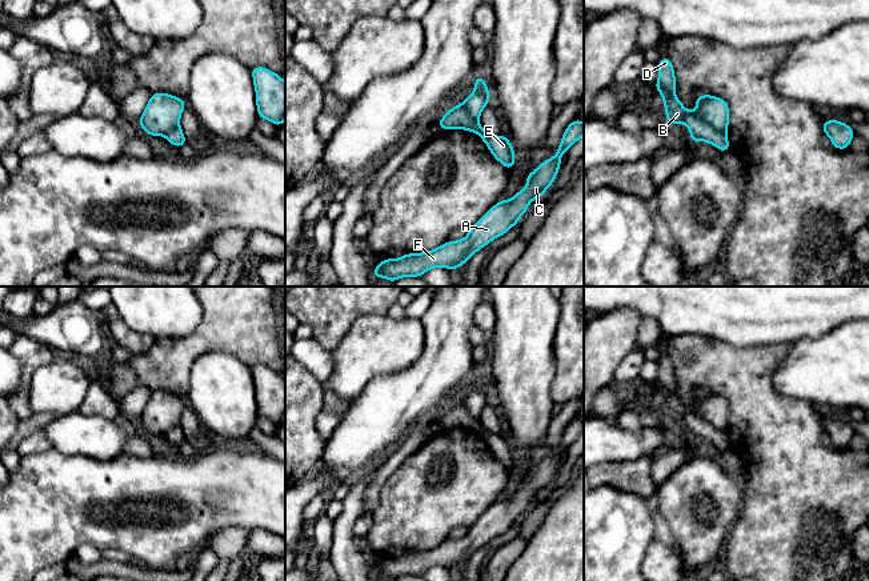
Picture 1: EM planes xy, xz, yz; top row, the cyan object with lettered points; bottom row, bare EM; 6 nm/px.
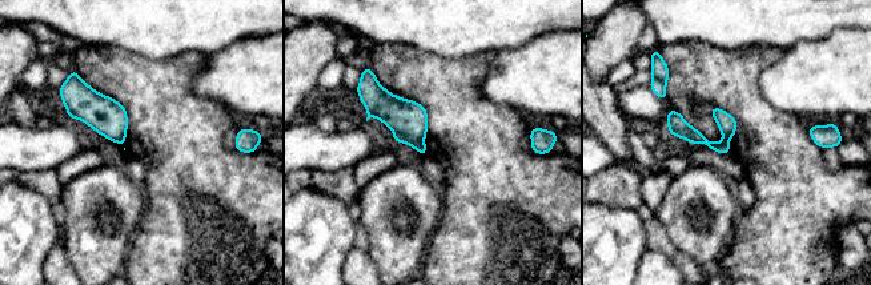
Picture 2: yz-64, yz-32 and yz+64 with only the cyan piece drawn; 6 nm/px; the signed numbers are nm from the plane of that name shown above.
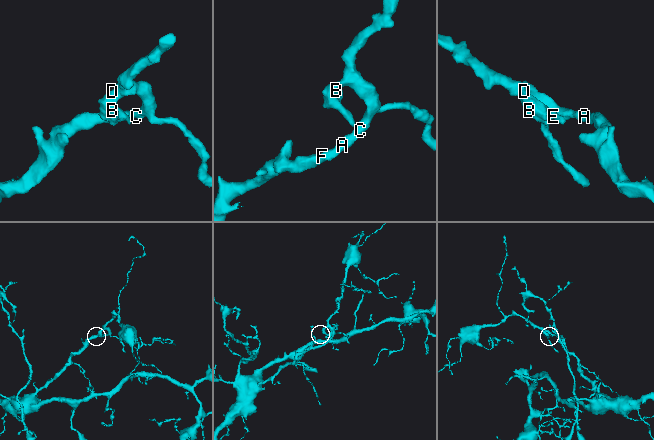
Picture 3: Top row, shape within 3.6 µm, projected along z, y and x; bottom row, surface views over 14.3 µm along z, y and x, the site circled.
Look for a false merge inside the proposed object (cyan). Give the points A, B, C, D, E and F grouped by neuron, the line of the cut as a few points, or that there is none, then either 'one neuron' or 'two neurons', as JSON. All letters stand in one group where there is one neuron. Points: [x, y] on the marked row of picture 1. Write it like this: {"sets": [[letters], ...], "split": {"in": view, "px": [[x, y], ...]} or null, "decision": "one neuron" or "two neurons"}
{"sets": [["A", "B", "C", "D", "E", "F"]], "split": null, "decision": "one neuron"}

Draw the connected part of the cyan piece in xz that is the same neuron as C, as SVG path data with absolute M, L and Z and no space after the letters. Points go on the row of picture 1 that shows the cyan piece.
M574 119L564 131L556 155L544 160L526 177L526 187L518 189L514 197L501 200L486 211L486 213L472 227L469 233L456 241L446 241L438 248L421 253L405 253L399 259L384 259L373 269L372 277L388 279L395 283L401 277L421 277L433 268L456 271L462 267L477 251L482 249L494 239L505 235L518 224L534 199L545 195L553 184L561 167L561 156L584 136L584 123Z

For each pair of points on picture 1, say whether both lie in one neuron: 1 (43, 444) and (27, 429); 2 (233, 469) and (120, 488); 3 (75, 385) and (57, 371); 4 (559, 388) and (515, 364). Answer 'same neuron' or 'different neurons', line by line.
1: different neurons
2: same neuron
3: same neuron
4: different neurons

